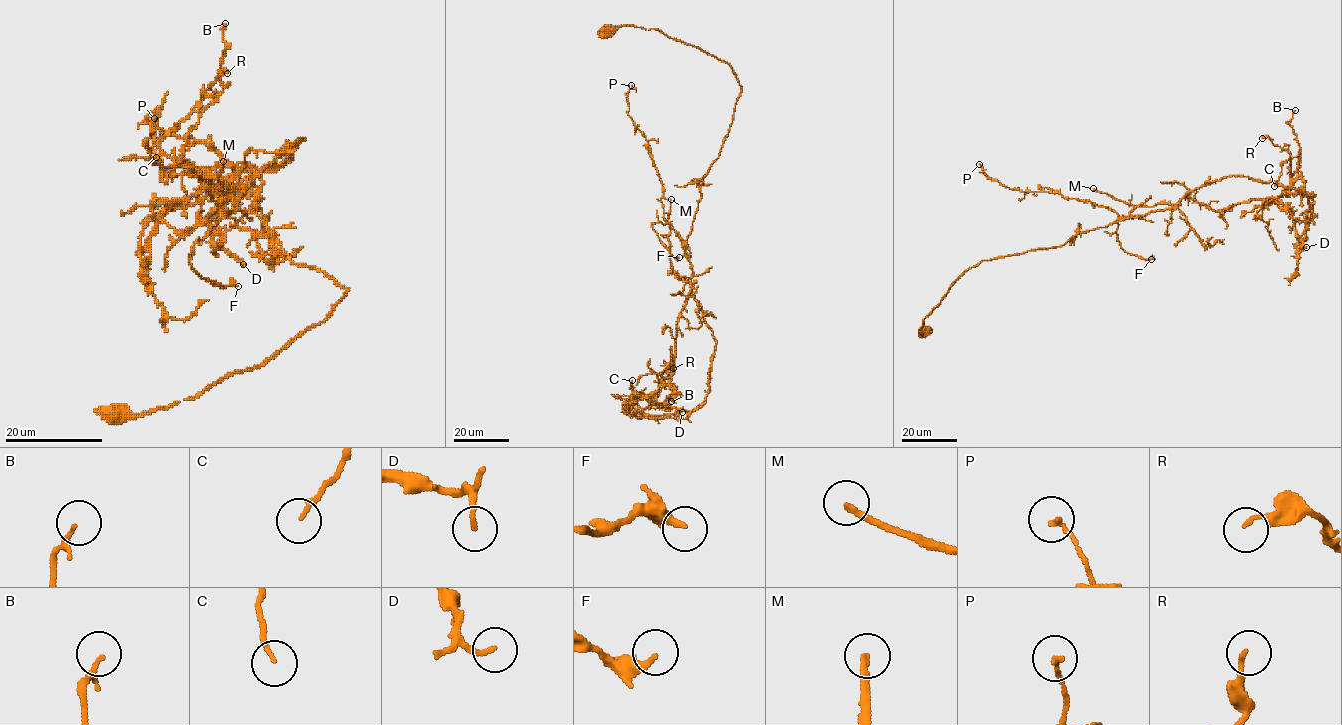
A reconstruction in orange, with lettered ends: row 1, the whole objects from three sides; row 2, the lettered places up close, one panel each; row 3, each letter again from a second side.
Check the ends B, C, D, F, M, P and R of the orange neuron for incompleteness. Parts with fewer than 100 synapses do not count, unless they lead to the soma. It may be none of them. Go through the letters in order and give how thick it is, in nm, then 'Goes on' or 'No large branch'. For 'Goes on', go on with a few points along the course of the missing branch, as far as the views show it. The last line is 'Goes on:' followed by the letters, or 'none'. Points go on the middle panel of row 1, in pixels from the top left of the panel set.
B: Thickness 160 nm. No large branch
C: Thickness 130 nm. No large branch
D: Thickness 180 nm. No large branch
F: Thickness 260 nm. No large branch
M: Thickness 220 nm. Goes on. Course of what is missing: (671, 199), (668, 134), (661, 113), (666, 88), (655, 89), (627, 58)
P: Thickness 160 nm. No large branch
R: Thickness 140 nm. No large branch
Goes on: M

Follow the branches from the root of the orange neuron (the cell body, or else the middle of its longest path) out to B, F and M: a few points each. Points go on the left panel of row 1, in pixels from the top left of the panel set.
B: (117, 418), (266, 364), (348, 290), (251, 212), (257, 175), (234, 200), (177, 161), (222, 90), (225, 23)
F: (117, 418), (266, 364), (348, 290), (294, 263), (257, 215), (235, 210), (194, 243), (189, 264), (238, 286)
M: (117, 418), (194, 399), (266, 364), (348, 290), (290, 260), (251, 212), (258, 193), (218, 189), (223, 161)

